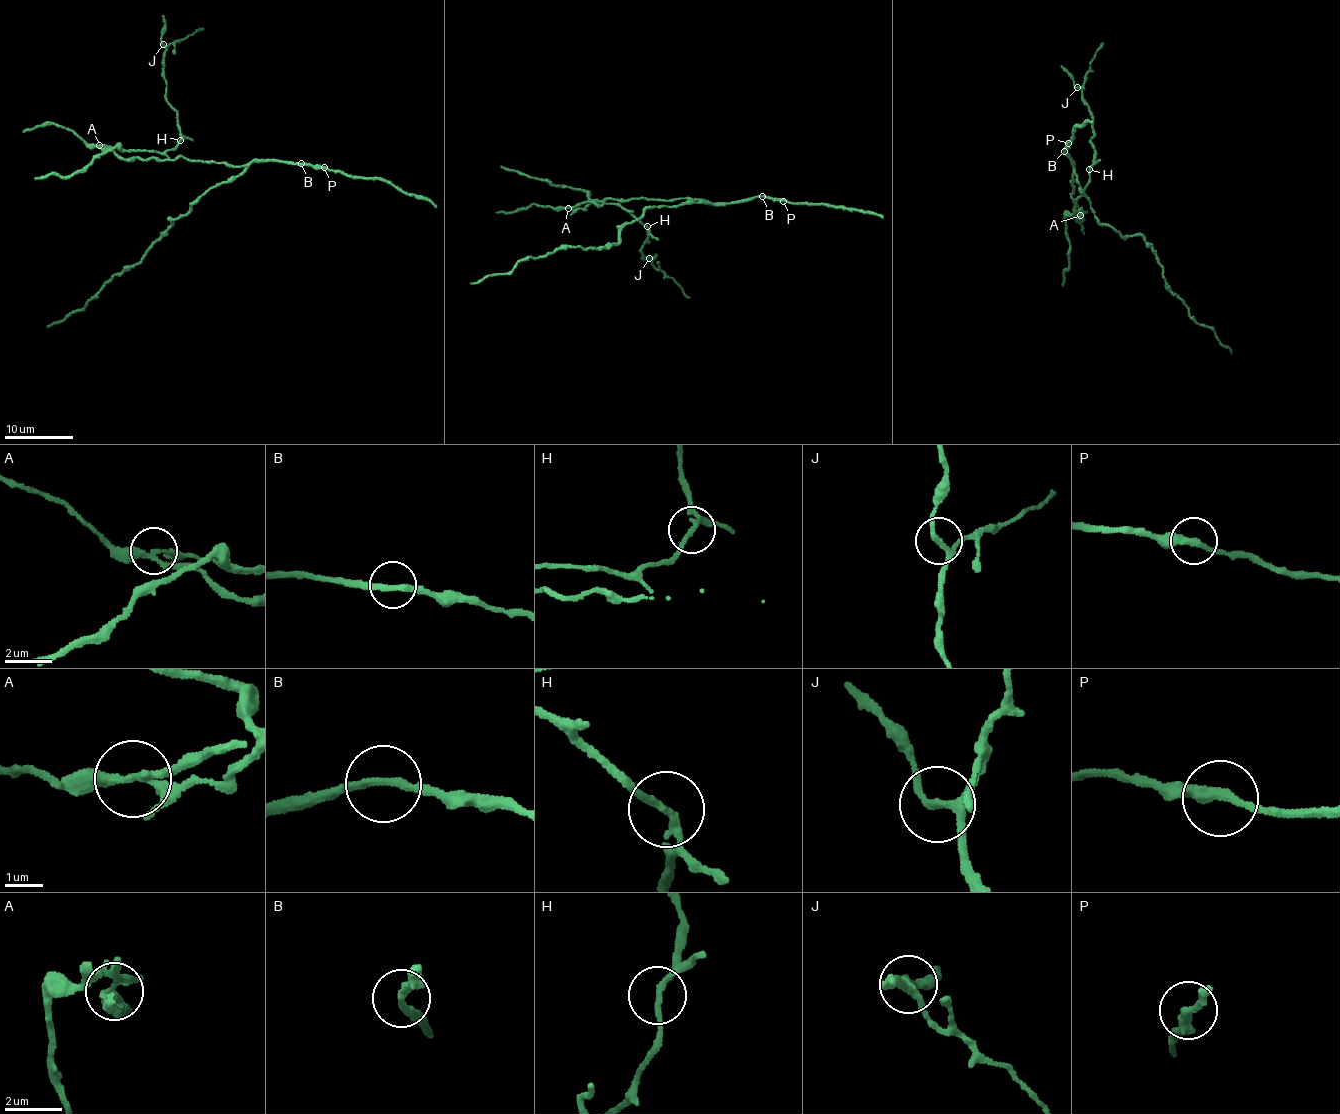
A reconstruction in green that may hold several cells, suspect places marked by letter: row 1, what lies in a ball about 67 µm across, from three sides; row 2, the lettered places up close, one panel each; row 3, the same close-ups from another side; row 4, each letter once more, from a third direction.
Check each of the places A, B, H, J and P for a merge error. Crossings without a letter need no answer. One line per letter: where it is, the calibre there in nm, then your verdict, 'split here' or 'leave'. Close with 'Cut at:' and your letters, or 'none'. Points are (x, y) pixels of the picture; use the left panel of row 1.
A: place (99, 145); calibre 200 nm; split here
B: place (301, 163); calibre 200 nm; leave
H: place (180, 140); calibre 190 nm; split here
J: place (163, 44); calibre 170 nm; leave
P: place (324, 167); calibre 280 nm; leave
Cut at: A, H

